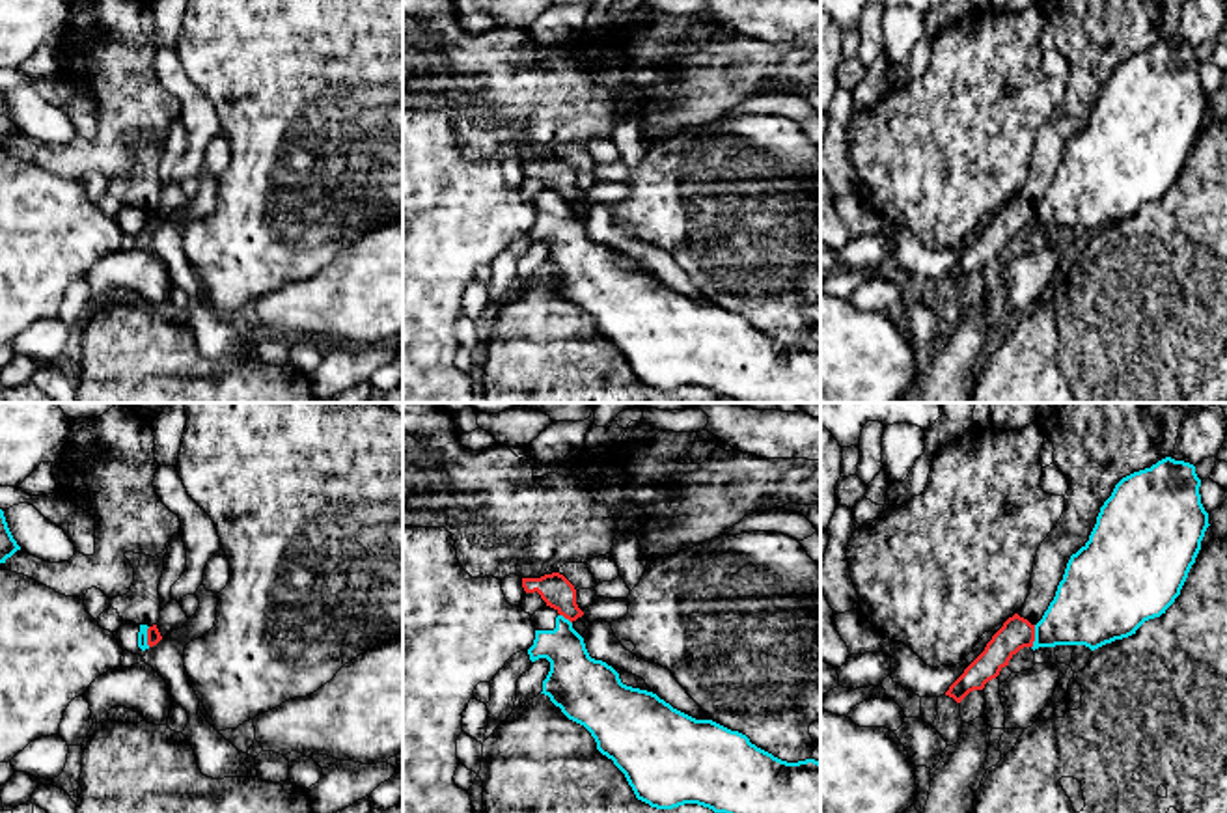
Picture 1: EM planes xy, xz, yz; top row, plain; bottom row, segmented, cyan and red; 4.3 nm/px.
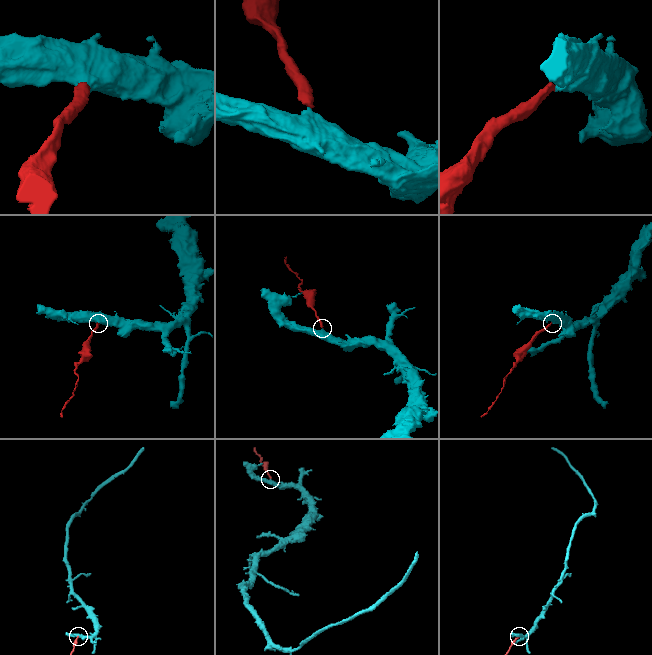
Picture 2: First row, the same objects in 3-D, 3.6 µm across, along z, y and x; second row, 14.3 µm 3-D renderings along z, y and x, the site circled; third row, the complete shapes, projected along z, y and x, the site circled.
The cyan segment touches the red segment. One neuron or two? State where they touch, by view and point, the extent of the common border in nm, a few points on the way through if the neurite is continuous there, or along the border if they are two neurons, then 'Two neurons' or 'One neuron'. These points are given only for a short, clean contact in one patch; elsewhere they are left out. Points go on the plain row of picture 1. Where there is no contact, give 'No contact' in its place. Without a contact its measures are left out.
Touches cyan at yz (1035, 219). Shared border 110 nm. Path across: yz (1086, 192), (1035, 219), (1017, 215). One neuron

